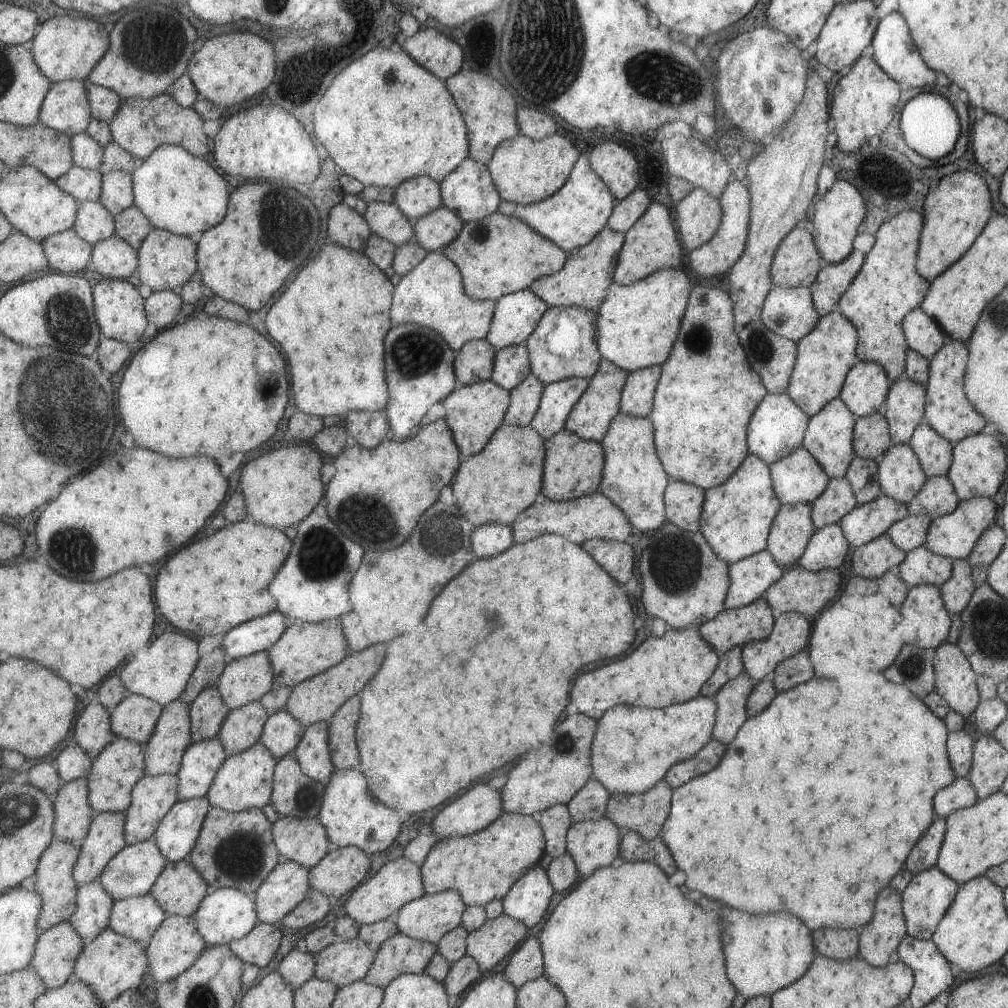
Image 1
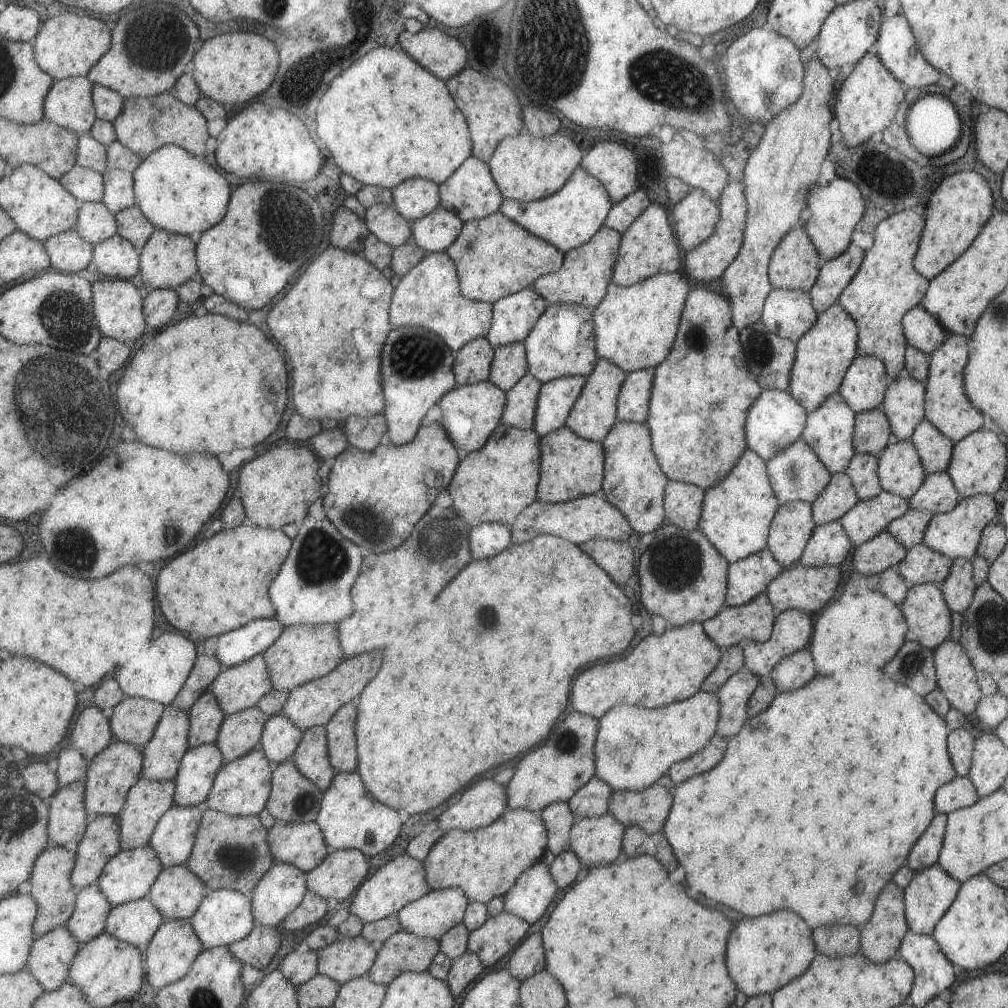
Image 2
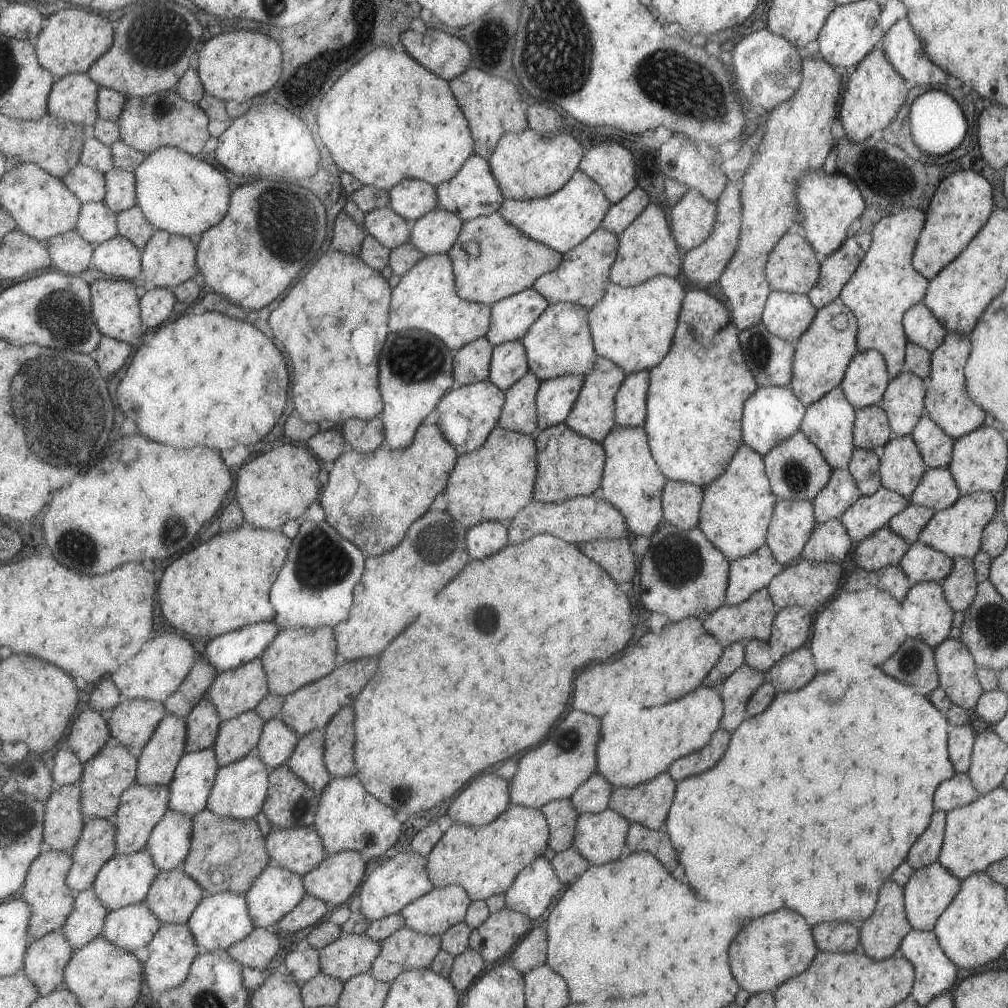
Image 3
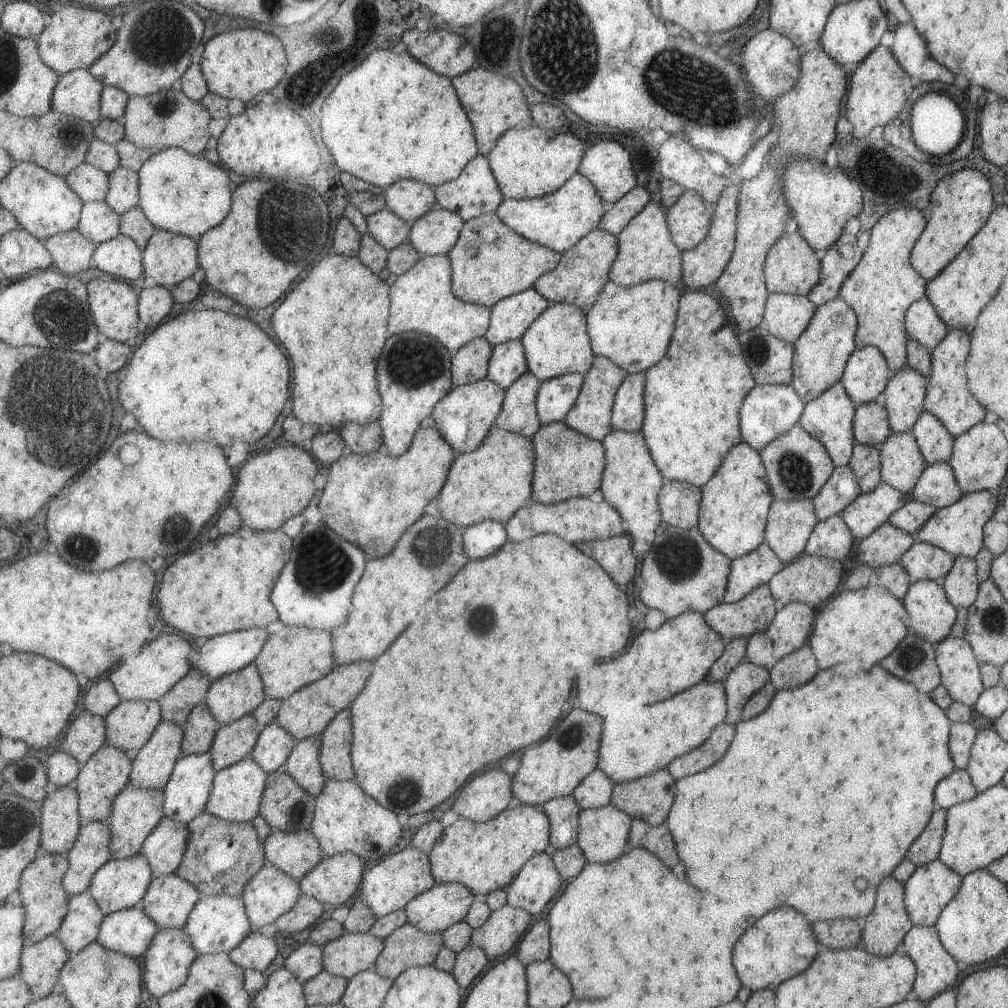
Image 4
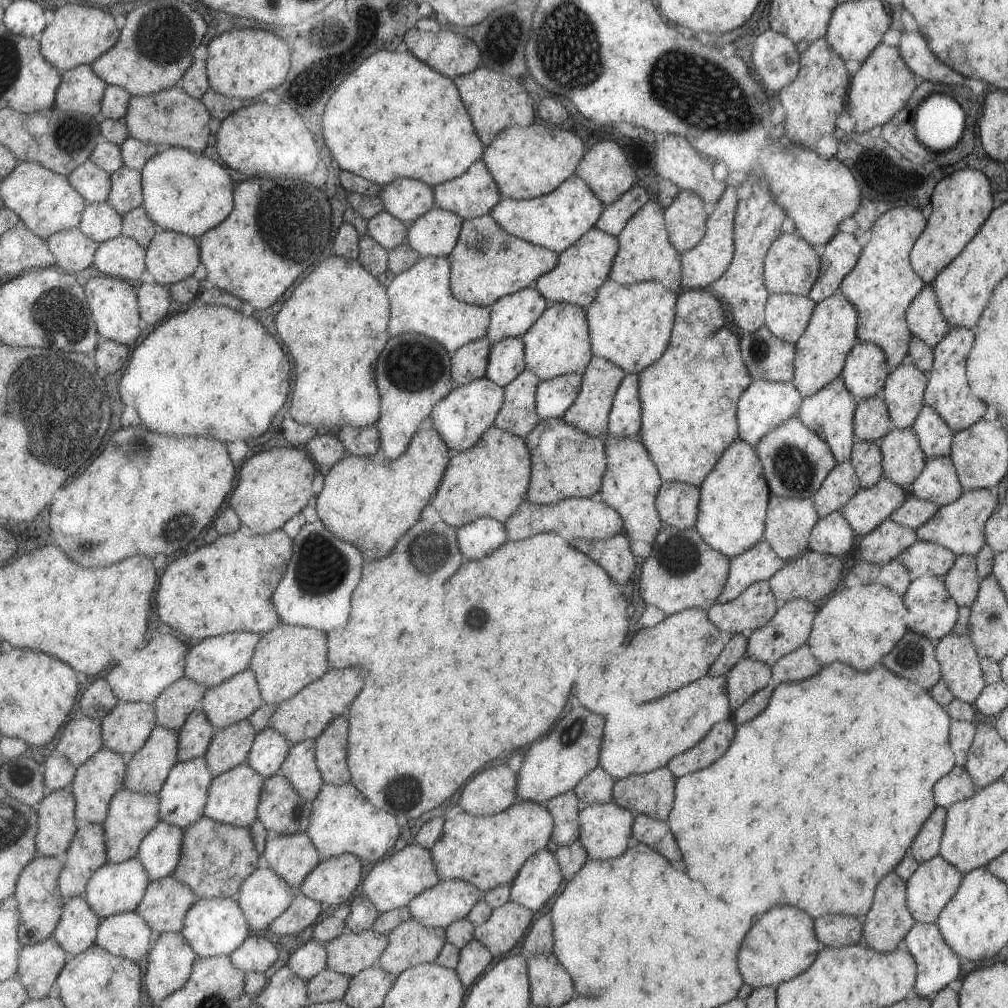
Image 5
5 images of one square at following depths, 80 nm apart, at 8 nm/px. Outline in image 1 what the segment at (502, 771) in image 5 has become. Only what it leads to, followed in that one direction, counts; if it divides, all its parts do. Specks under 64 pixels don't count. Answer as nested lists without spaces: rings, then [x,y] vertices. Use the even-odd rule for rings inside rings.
[[[478,784],[439,812],[433,819],[428,831],[435,832],[441,839],[449,839],[454,836],[466,837],[490,827],[491,823],[502,813],[500,791],[492,789],[487,784]]]

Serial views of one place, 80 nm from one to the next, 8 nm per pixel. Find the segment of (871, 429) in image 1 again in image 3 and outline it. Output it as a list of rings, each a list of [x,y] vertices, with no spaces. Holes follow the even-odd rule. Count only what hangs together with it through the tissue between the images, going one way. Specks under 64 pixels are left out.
[[[869,405],[854,409],[852,441],[855,449],[875,451],[891,438],[891,429],[883,409]]]

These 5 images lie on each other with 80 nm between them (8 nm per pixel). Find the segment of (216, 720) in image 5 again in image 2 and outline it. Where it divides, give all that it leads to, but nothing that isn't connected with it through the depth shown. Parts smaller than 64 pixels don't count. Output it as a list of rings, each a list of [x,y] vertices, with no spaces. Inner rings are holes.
[[[258,654],[241,664],[226,667],[211,688],[227,715],[257,706],[273,689],[270,668],[264,654]]]

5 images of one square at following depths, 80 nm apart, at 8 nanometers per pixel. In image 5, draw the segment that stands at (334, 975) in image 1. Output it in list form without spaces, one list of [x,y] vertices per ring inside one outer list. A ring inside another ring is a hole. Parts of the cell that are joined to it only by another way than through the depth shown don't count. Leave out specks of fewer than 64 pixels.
[[[374,928],[360,933],[346,932],[325,943],[328,968],[353,978],[366,968],[378,966],[389,946],[389,936]]]

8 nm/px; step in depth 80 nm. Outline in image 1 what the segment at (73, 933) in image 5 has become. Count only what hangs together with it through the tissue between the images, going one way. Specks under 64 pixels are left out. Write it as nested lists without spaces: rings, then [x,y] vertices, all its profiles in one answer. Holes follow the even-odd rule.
[[[100,879],[81,885],[78,891],[78,907],[70,921],[87,944],[110,926],[116,900]]]

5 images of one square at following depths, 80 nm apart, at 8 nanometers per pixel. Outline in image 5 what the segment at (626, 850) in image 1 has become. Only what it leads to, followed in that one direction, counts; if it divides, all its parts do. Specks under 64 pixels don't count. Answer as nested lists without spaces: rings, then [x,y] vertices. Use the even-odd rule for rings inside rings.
[[[642,814],[633,815],[631,820],[631,836],[638,843],[652,848],[669,862],[679,860],[677,844],[671,836],[672,832],[667,822],[661,822]]]

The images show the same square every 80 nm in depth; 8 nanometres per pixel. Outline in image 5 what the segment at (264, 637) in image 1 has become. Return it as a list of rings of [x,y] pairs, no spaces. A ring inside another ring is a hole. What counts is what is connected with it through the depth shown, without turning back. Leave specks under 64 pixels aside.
[[[234,632],[202,640],[190,649],[187,657],[186,675],[197,682],[206,684],[208,688],[216,687],[237,673],[246,671],[258,650],[262,633]]]

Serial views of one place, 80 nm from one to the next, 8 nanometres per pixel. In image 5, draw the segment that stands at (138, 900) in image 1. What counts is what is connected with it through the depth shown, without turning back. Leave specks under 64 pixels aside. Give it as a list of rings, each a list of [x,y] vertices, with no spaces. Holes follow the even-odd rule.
[[[129,911],[102,919],[96,942],[114,955],[139,962],[151,952],[154,934],[137,911]]]

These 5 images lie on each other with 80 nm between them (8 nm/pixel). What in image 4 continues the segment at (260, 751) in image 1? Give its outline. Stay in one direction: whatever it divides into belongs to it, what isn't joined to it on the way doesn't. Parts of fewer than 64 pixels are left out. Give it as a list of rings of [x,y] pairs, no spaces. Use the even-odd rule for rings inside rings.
[[[249,756],[237,764],[216,772],[214,790],[208,802],[208,811],[234,823],[254,821],[260,815],[263,795],[267,788],[268,772]]]

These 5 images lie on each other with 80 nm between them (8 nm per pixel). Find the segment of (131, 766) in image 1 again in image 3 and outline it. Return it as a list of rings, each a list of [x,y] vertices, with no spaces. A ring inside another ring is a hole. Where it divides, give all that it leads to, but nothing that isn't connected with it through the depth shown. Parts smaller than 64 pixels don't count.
[[[119,742],[108,744],[97,756],[85,763],[84,777],[80,782],[82,788],[82,811],[85,819],[114,819],[122,804],[122,796],[137,782],[138,752]]]

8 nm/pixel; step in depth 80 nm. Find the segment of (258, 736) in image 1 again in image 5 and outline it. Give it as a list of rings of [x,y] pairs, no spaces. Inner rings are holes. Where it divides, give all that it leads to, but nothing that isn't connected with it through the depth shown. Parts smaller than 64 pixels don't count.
[[[250,718],[224,729],[216,729],[213,742],[206,754],[214,776],[247,764],[258,734]]]

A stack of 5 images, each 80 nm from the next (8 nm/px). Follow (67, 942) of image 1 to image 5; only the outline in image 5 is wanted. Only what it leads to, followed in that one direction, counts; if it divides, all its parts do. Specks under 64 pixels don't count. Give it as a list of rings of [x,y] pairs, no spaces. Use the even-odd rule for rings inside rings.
[[[54,937],[44,940],[42,943],[22,947],[19,957],[18,978],[27,987],[31,998],[35,1000],[46,999],[51,988],[58,982],[59,975],[66,967],[69,953],[59,944]]]

